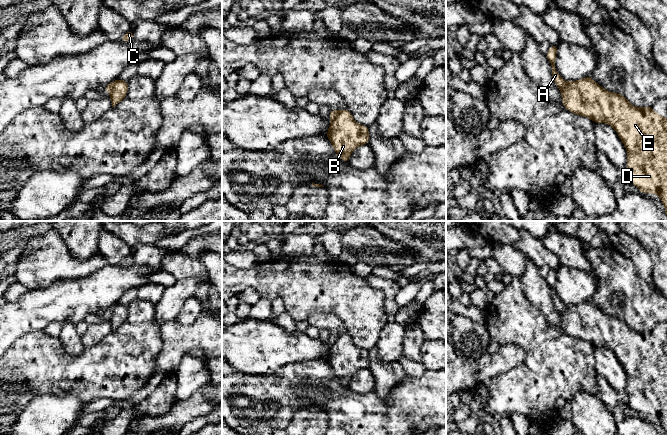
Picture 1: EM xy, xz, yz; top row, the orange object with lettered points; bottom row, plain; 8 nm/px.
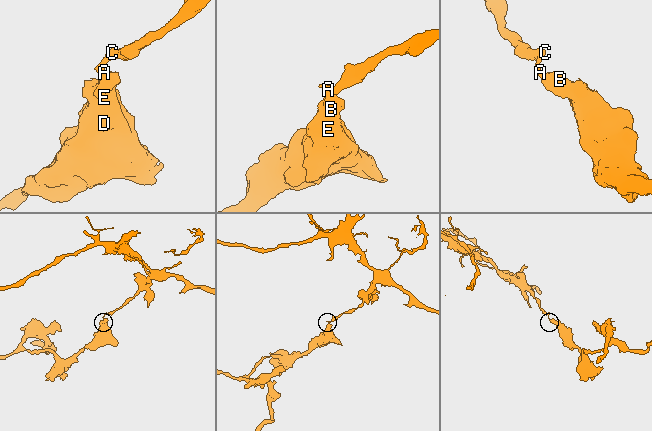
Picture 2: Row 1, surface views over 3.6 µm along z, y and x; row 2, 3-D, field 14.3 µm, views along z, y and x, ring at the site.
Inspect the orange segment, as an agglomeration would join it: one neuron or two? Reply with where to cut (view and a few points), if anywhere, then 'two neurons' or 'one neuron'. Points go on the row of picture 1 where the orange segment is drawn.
xy (114, 81), (110, 92) | two neurons

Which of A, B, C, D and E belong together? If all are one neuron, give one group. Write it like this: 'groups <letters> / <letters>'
groups A C / B D E

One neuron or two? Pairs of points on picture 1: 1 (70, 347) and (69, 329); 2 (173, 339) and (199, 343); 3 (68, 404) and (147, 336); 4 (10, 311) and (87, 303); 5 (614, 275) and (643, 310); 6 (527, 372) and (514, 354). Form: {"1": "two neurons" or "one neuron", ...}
{"1": "one neuron", "2": "one neuron", "3": "two neurons", "4": "one neuron", "5": "one neuron", "6": "two neurons"}

